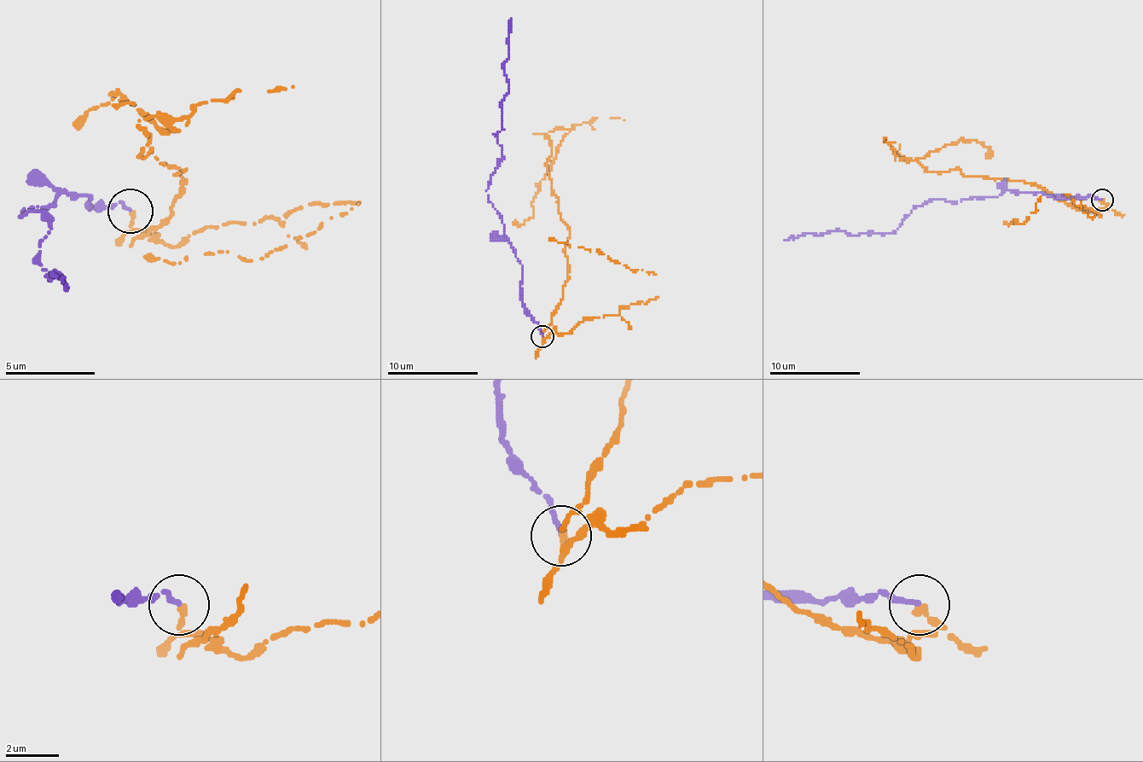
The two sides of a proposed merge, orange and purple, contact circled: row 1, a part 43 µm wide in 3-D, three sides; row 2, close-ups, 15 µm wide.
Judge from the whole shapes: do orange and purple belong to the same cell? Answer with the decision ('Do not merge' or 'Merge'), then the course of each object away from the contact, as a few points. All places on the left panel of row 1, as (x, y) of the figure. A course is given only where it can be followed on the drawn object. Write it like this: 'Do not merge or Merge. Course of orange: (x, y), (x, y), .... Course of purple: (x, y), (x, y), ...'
Do not merge. Course of orange: (131, 214), (149, 236), (185, 169), (140, 155), (140, 124), (181, 119), (163, 133), (108, 92), (77, 128). Course of purple: (131, 210), (90, 210), (90, 196), (67, 191), (18, 214), (36, 210), (49, 223), (41, 264), (67, 291)

